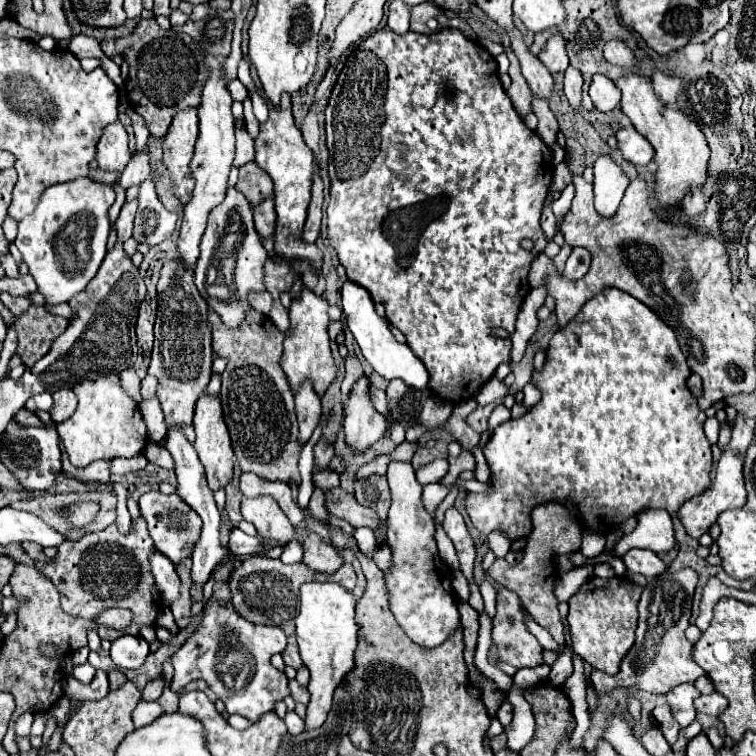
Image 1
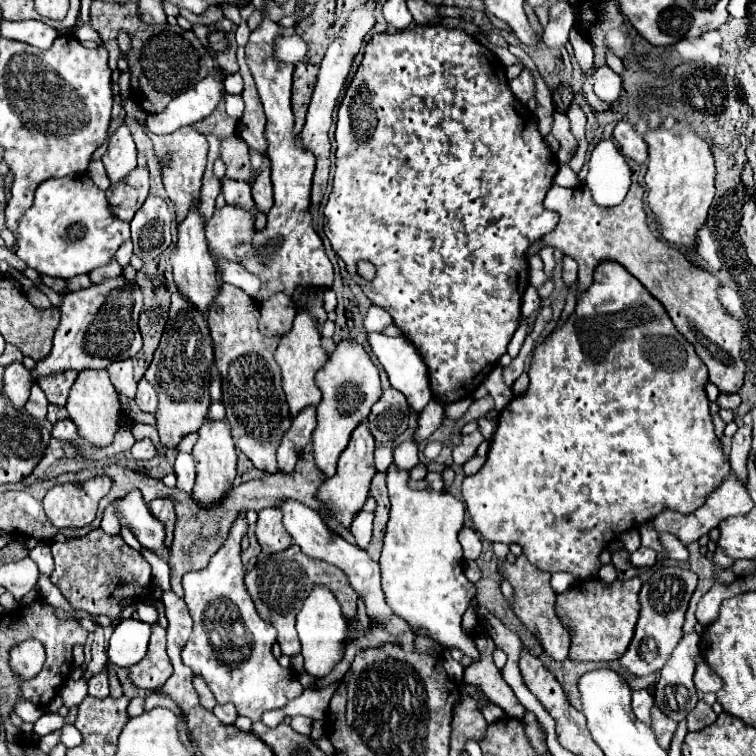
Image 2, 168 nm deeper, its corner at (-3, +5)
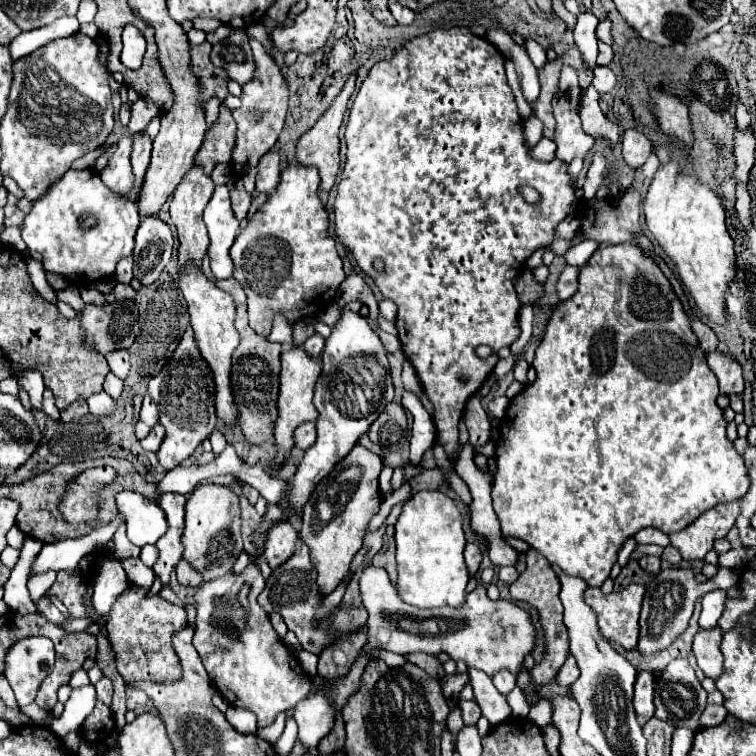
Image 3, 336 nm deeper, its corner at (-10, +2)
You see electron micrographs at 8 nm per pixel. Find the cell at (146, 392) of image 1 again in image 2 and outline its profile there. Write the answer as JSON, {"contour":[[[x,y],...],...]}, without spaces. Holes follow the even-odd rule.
{"contour":[[[140,380],[138,382],[138,394],[136,394],[136,404],[140,406],[142,412],[150,412],[154,414],[156,412],[156,404],[158,404],[158,394],[154,390],[154,386],[148,382],[148,380]]]}

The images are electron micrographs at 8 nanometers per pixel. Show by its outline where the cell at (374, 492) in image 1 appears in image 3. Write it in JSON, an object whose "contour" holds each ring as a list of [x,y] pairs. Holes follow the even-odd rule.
{"contour":[[[387,527],[385,537],[383,537],[383,547],[381,551],[373,557],[375,567],[383,567],[391,581],[397,583],[397,561],[395,561],[395,539],[393,539],[393,527]]]}

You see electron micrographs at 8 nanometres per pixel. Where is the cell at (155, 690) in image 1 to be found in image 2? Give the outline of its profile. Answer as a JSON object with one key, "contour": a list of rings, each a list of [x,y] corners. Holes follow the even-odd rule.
{"contour":[[[158,624],[152,626],[152,636],[148,644],[148,654],[130,668],[132,682],[138,688],[160,690],[172,674],[172,664],[166,656],[166,630]]]}

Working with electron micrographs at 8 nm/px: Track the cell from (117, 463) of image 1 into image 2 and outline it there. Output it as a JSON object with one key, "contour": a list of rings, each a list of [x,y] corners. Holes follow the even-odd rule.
{"contour":[[[148,438],[136,442],[130,452],[132,452],[132,456],[134,456],[136,460],[150,460],[150,458],[154,458],[154,456],[158,454],[156,448],[154,448],[154,444],[152,444]]]}

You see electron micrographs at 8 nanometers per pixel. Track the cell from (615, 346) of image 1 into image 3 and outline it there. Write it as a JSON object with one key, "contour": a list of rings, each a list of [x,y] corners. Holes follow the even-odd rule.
{"contour":[[[635,243],[621,245],[601,245],[591,259],[579,267],[579,289],[577,293],[561,301],[545,329],[545,335],[535,349],[533,367],[537,371],[537,379],[527,385],[517,397],[511,399],[501,425],[499,425],[499,441],[495,449],[497,471],[493,477],[493,509],[501,521],[501,531],[509,537],[517,537],[527,541],[533,549],[541,551],[541,555],[557,565],[561,571],[581,577],[589,587],[601,587],[601,583],[609,577],[611,567],[617,563],[617,553],[627,539],[631,539],[643,527],[655,527],[663,533],[677,533],[691,525],[701,513],[713,509],[721,503],[739,501],[749,489],[749,475],[743,463],[743,457],[735,451],[733,443],[725,435],[727,421],[723,419],[723,411],[715,403],[719,397],[717,379],[707,367],[705,355],[699,349],[697,337],[691,329],[691,321],[675,295],[669,279],[659,269],[659,265],[647,257]]]}

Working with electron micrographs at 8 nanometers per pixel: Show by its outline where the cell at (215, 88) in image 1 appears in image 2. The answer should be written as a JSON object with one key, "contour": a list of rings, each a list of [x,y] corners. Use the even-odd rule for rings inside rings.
{"contour":[[[196,200],[196,204],[190,208],[188,216],[178,226],[178,242],[170,254],[170,264],[174,268],[172,270],[174,282],[180,290],[180,294],[188,296],[188,300],[192,300],[192,304],[196,304],[202,312],[206,312],[218,292],[220,278],[216,274],[216,266],[208,254],[208,244],[204,240],[204,216],[200,214],[200,200]]]}

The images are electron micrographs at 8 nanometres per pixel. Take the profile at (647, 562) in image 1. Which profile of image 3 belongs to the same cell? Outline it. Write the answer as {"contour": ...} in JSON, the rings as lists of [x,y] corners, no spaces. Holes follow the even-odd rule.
{"contour":[[[643,557],[643,559],[639,559],[639,565],[641,565],[643,571],[657,575],[659,569],[661,569],[661,559],[659,557]]]}

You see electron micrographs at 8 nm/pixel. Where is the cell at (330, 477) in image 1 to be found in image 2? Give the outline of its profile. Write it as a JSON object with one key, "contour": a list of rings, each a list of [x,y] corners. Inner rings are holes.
{"contour":[[[340,342],[330,354],[328,364],[316,374],[316,384],[322,390],[322,402],[316,408],[318,426],[312,432],[312,450],[316,458],[316,466],[326,474],[336,474],[336,462],[340,452],[346,448],[352,430],[368,418],[372,404],[380,398],[382,386],[378,378],[378,368],[372,364],[370,356],[364,352],[360,344],[354,342]]]}

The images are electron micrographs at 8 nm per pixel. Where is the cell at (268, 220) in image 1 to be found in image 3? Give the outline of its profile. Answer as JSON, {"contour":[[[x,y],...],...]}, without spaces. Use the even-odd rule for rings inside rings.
{"contour":[[[267,151],[257,165],[257,193],[271,193],[275,191],[281,175],[281,157],[277,151]]]}

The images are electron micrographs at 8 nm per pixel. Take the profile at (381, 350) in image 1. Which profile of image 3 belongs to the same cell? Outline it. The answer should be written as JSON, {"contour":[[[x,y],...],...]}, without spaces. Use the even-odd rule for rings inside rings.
{"contour":[[[405,391],[403,393],[403,407],[413,415],[413,437],[411,437],[411,465],[419,465],[423,451],[431,449],[435,443],[435,425],[431,415],[423,409],[417,395]]]}

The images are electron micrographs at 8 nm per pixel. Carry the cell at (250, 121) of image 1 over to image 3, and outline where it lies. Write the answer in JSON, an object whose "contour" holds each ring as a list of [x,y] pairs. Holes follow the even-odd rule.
{"contour":[[[249,37],[249,45],[253,49],[255,55],[255,63],[257,63],[257,71],[255,71],[255,79],[243,85],[243,93],[241,93],[241,107],[233,109],[233,119],[237,123],[237,137],[235,137],[235,145],[231,151],[231,167],[233,171],[237,171],[239,175],[249,173],[261,159],[263,153],[267,153],[269,149],[273,149],[283,123],[285,123],[285,113],[287,113],[287,99],[289,99],[289,87],[285,77],[281,75],[279,67],[275,65],[275,61],[269,57],[269,53],[265,51],[265,47]]]}

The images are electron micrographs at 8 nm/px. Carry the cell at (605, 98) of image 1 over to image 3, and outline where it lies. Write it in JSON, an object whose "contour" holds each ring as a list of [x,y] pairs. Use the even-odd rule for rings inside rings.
{"contour":[[[595,67],[593,73],[595,73],[595,77],[593,77],[593,87],[595,87],[601,95],[609,93],[609,91],[613,89],[613,85],[615,85],[615,73],[613,73],[609,67]]]}

